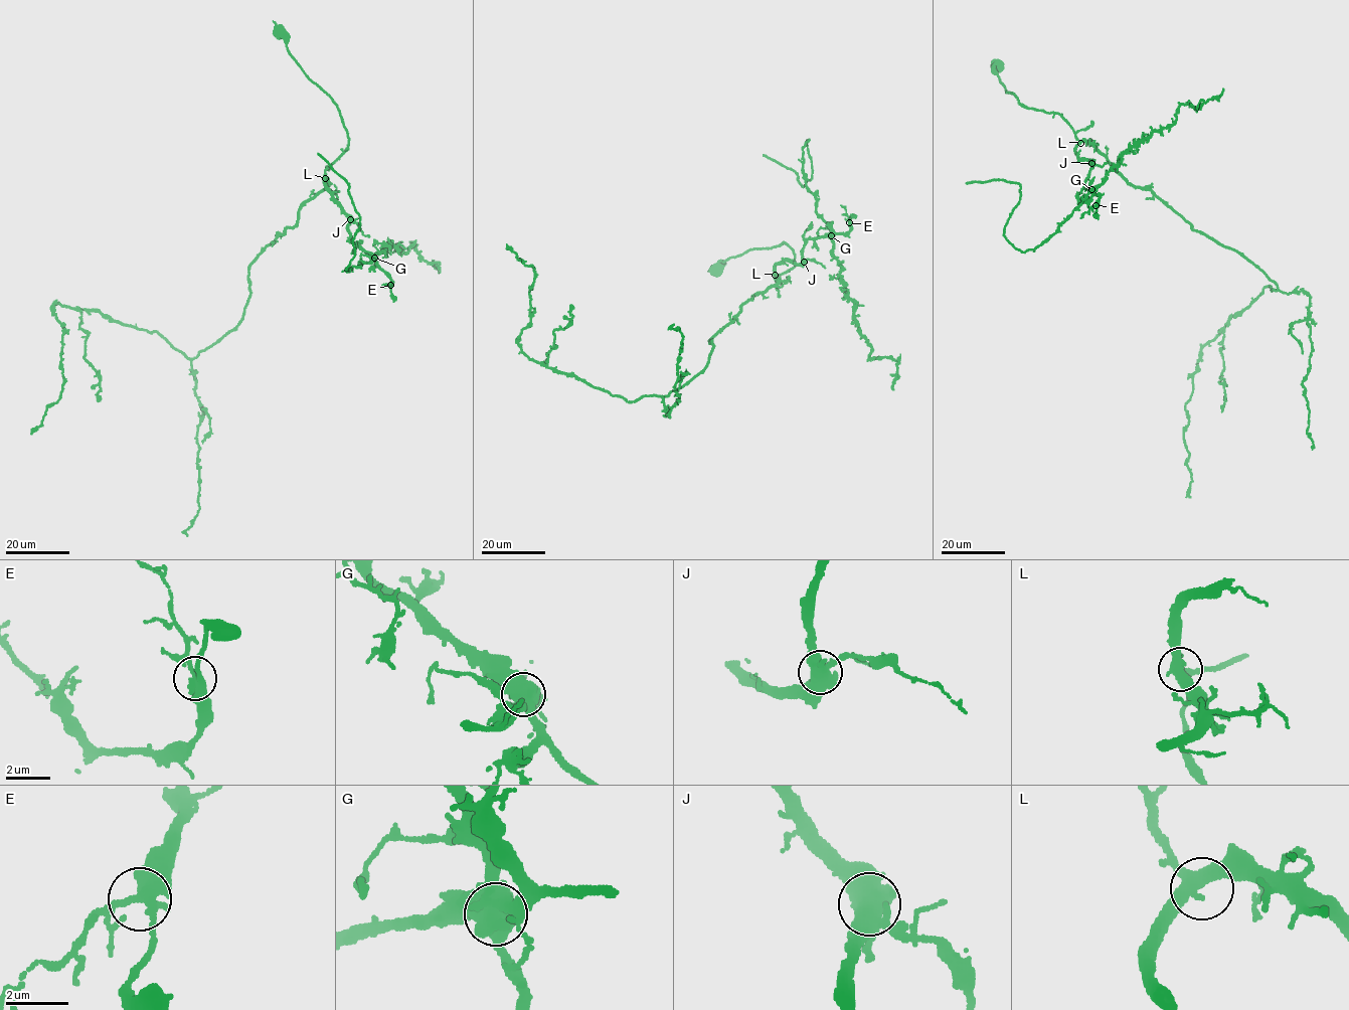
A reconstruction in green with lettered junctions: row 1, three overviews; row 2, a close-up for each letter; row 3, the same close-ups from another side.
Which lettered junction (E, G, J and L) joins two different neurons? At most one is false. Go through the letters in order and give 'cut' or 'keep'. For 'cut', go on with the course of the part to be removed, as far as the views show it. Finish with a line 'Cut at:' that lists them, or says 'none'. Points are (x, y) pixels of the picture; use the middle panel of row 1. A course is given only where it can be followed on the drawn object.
E: keep
G: cut; foreign part runs (831, 236), (806, 185), (803, 148), (808, 139), (812, 171), (805, 186), (797, 172), (763, 155)
J: keep
L: keep
Cut at: G

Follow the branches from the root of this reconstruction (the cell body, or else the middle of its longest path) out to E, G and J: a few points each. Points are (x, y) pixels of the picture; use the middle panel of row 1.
E: (715, 269), (782, 242), (795, 257), (783, 273), (776, 263), (803, 263), (806, 240), (849, 222)
G: (715, 269), (782, 242), (795, 267), (780, 274), (776, 263), (803, 263), (806, 240), (831, 236)
J: (715, 269), (719, 261), (782, 242), (793, 250), (795, 267), (775, 275), (776, 263), (804, 262)

